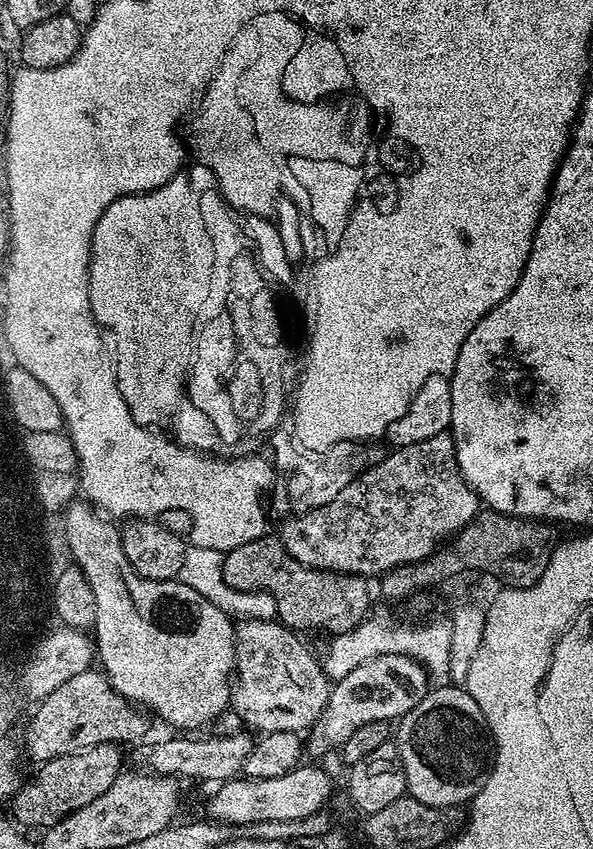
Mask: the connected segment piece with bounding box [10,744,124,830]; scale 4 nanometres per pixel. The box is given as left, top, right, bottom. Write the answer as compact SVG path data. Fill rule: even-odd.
M99 744L43 761L36 777L24 782L10 801L11 815L20 826L29 824L32 828L43 830L54 826L62 817L69 816L74 810L94 802L94 798L106 794L114 786L114 778L122 771L124 756L119 744ZM16 815L16 816L15 816Z

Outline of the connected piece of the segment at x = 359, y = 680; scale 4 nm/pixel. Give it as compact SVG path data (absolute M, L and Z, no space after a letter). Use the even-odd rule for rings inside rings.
M386 654L378 658L370 658L370 662L362 662L362 666L354 666L346 678L335 681L328 693L328 701L324 714L312 725L306 744L309 749L324 752L328 744L343 746L346 738L358 730L358 726L370 726L370 722L399 721L430 691L428 671L416 660L402 654Z

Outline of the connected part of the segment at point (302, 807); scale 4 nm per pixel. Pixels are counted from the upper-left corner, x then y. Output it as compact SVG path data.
M301 766L290 770L290 774L281 774L278 778L258 778L250 780L237 778L226 780L219 785L220 788L208 800L207 815L211 819L229 826L243 826L254 822L266 822L267 820L293 820L294 818L306 818L306 814L314 814L325 807L324 803L332 796L332 780L320 768L307 768Z

